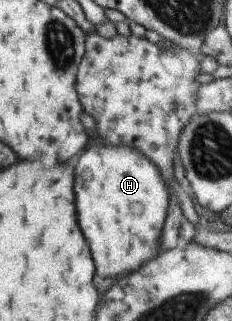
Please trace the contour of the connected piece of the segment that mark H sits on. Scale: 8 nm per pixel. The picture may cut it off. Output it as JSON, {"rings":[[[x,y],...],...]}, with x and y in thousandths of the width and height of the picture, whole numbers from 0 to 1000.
{"rings":[[[388,455],[336,492],[319,542],[328,673],[405,810],[405,860],[526,866],[681,798],[724,595],[681,530],[612,480],[543,455]]]}

